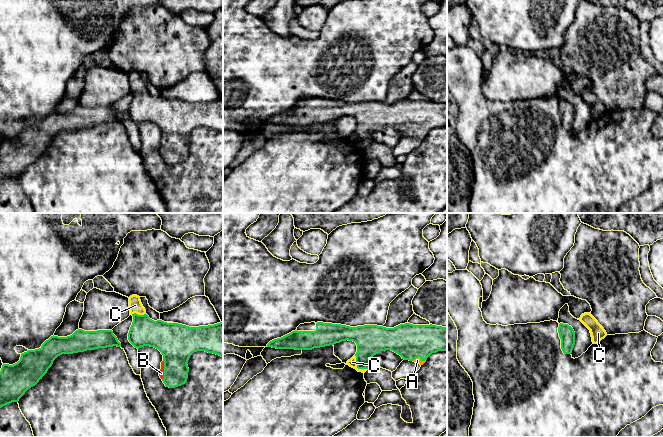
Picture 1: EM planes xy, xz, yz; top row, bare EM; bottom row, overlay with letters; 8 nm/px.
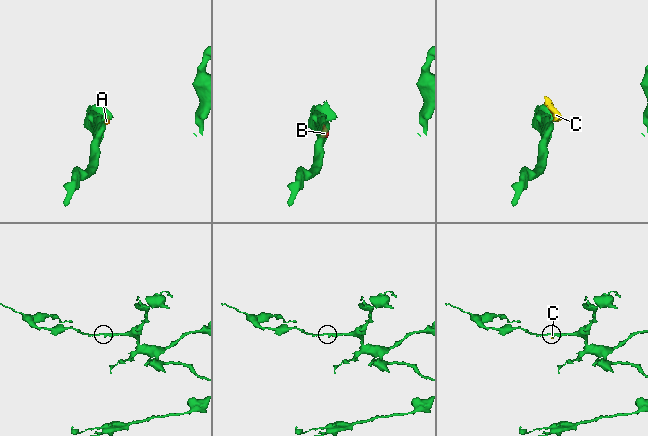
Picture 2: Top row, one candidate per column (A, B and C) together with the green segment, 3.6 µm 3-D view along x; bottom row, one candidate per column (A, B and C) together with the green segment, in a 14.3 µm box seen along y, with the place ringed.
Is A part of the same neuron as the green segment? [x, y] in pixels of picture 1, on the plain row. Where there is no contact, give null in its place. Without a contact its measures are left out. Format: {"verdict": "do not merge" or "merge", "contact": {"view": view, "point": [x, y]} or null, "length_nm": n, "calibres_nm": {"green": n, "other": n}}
{"verdict": "merge", "contact": {"view": "xz", "point": [418, 132]}, "length_nm": 110, "calibres_nm": {"green": 280, "other": 50}}

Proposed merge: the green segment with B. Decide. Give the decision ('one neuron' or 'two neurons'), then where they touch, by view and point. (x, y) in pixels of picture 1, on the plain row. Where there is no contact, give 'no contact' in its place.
one neuron | xy (164, 146)

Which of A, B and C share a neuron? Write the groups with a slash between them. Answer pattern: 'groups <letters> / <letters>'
groups A B C

